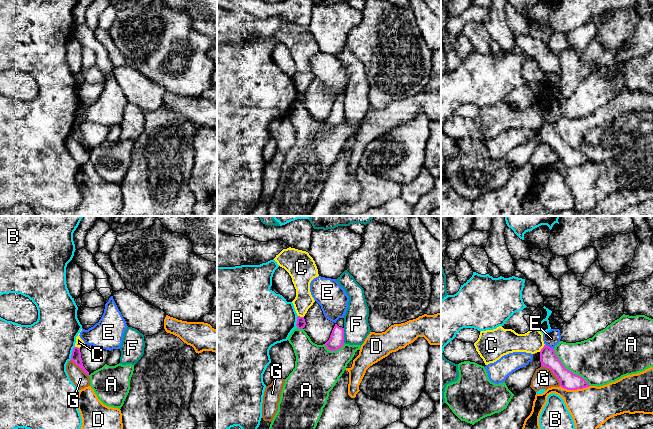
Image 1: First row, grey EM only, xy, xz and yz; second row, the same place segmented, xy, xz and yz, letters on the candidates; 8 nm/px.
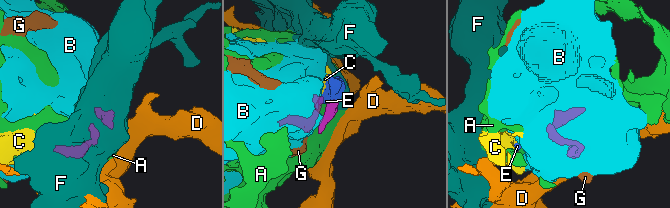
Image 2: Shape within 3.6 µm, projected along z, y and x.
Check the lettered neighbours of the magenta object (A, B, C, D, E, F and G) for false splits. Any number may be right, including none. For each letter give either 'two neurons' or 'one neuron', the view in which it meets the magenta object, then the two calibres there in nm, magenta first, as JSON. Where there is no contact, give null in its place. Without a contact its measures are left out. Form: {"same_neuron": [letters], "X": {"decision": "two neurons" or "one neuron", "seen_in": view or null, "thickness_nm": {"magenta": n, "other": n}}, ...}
{"same_neuron": [], "A": {"decision": "two neurons", "seen_in": "yz", "thickness_nm": {"magenta": 140, "other": 360}}, "B": {"decision": "two neurons", "seen_in": "xy", "thickness_nm": {"magenta": 80, "other": 460}}, "C": {"decision": "two neurons", "seen_in": "yz", "thickness_nm": {"magenta": 140, "other": 180}}, "D": {"decision": "two neurons", "seen_in": "yz", "thickness_nm": {"magenta": 140, "other": 320}}, "E": {"decision": "two neurons", "seen_in": "yz", "thickness_nm": {"magenta": 140, "other": 140}}, "F": {"decision": "two neurons", "seen_in": "xz", "thickness_nm": {"magenta": 130, "other": 200}}, "G": {"decision": "two neurons", "seen_in": "yz", "thickness_nm": {"magenta": 140, "other": 170}}}

